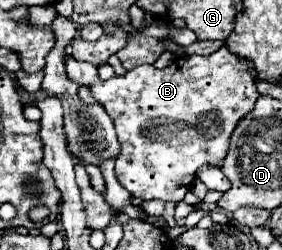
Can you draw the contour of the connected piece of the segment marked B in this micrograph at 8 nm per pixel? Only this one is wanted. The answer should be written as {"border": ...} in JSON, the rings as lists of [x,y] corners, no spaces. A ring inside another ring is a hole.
{"border":[[[225,45],[211,55],[189,55],[173,61],[165,69],[153,65],[141,65],[125,75],[115,75],[107,81],[101,81],[95,75],[95,65],[75,61],[73,57],[65,59],[69,79],[79,85],[89,85],[93,97],[105,107],[107,115],[113,119],[121,153],[115,161],[115,175],[119,183],[139,199],[161,199],[179,203],[179,181],[185,183],[185,163],[211,163],[221,165],[225,151],[229,149],[229,137],[237,121],[253,109],[259,93],[255,89],[255,79],[249,75],[247,65],[241,57],[231,53]]]}

